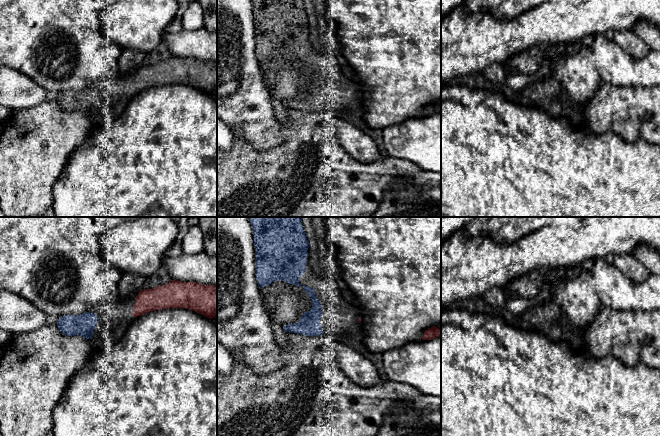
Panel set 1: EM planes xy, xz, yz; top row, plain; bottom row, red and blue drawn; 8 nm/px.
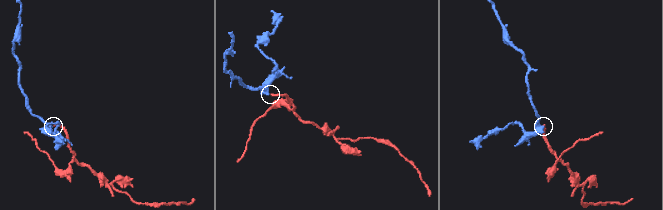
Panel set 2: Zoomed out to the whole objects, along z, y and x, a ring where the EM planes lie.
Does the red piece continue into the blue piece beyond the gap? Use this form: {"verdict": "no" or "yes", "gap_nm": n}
{"verdict": "yes", "gap_nm": 280}

